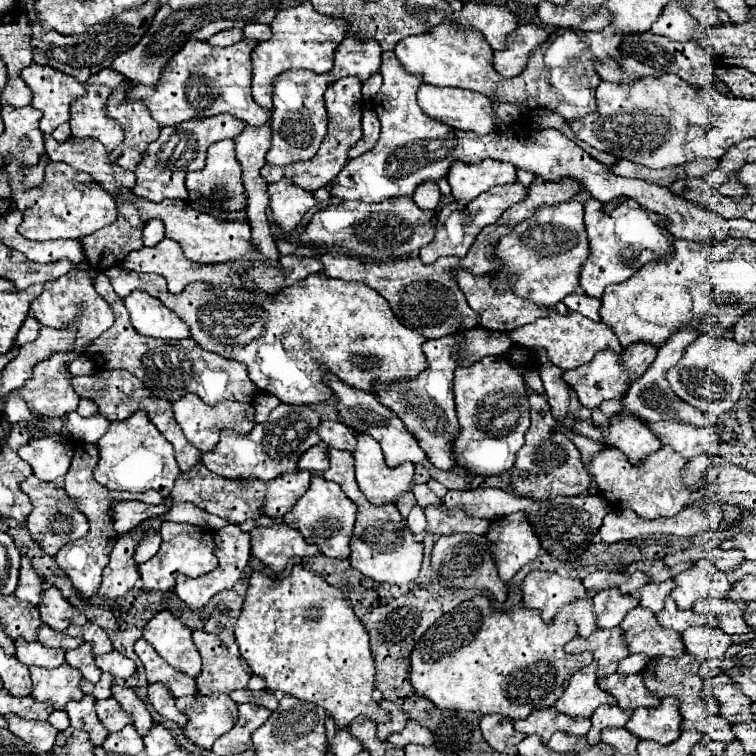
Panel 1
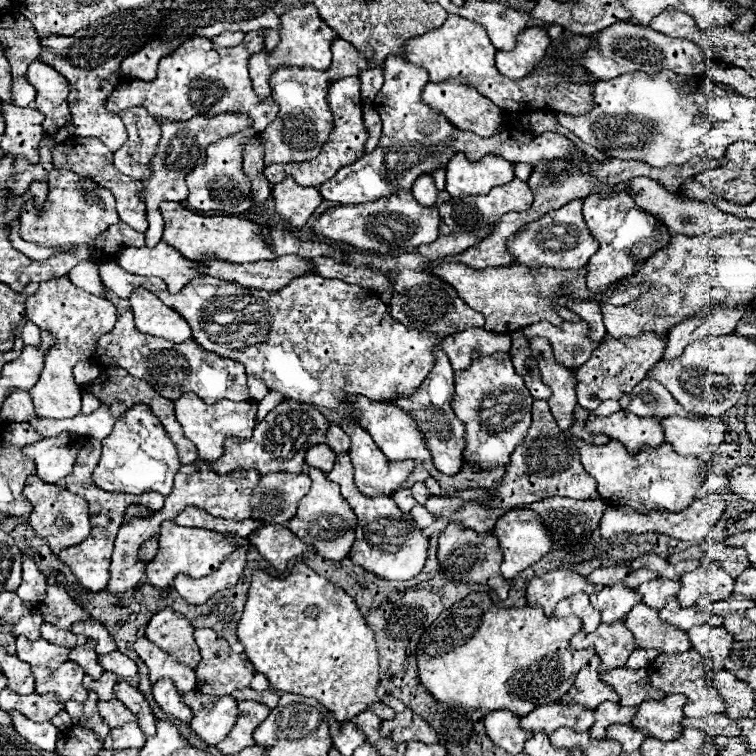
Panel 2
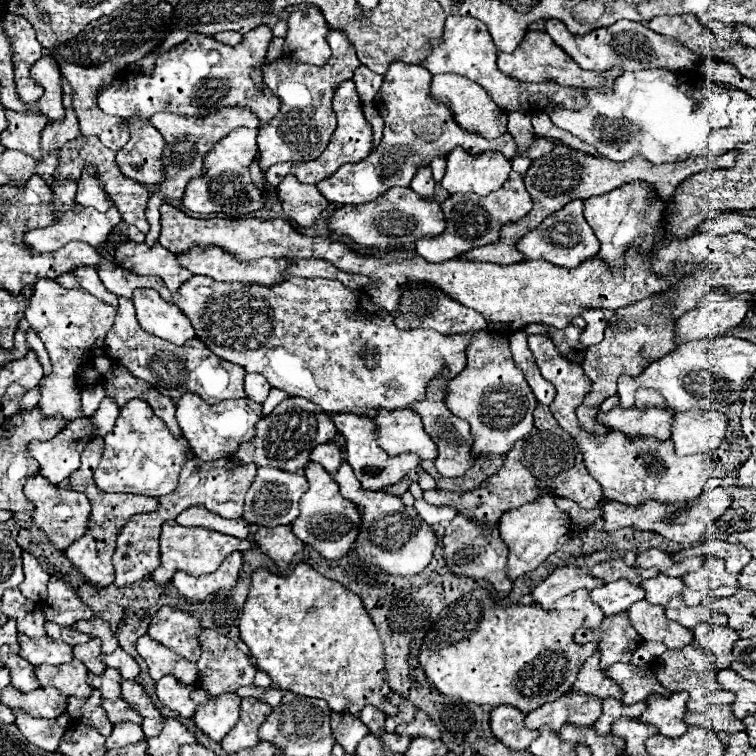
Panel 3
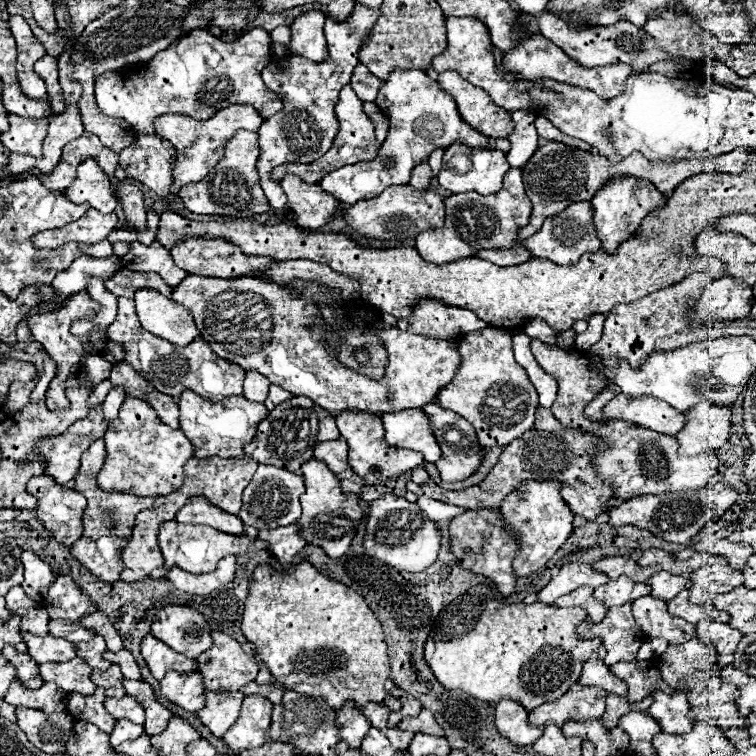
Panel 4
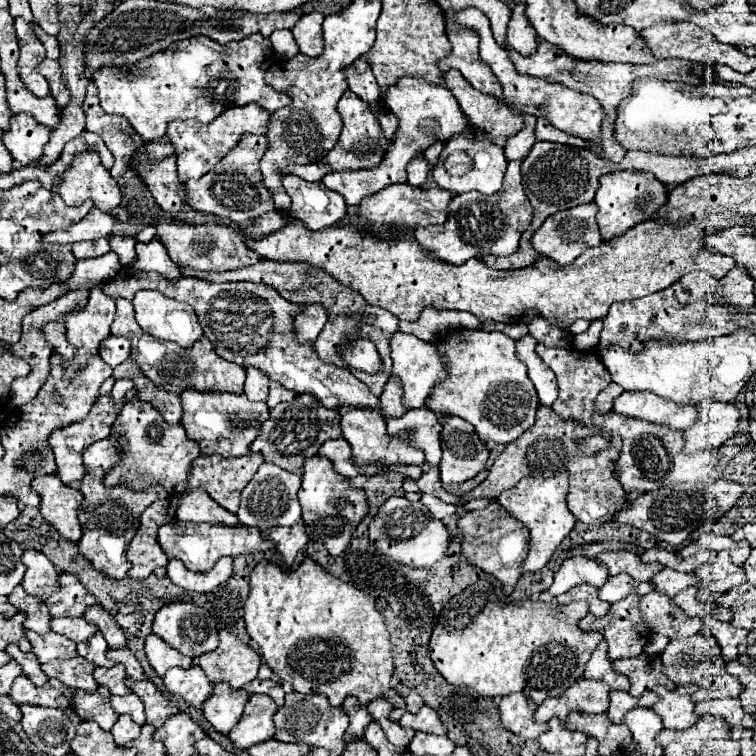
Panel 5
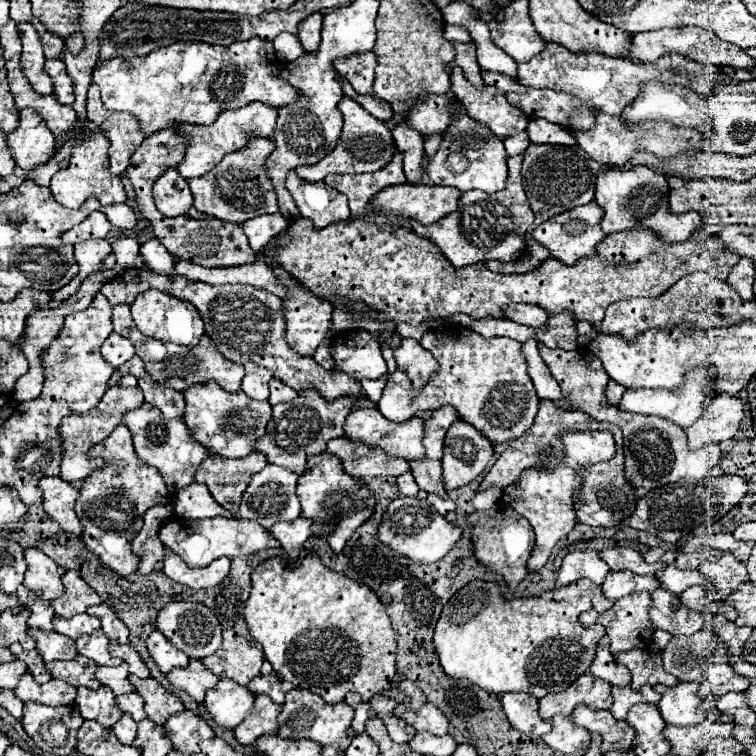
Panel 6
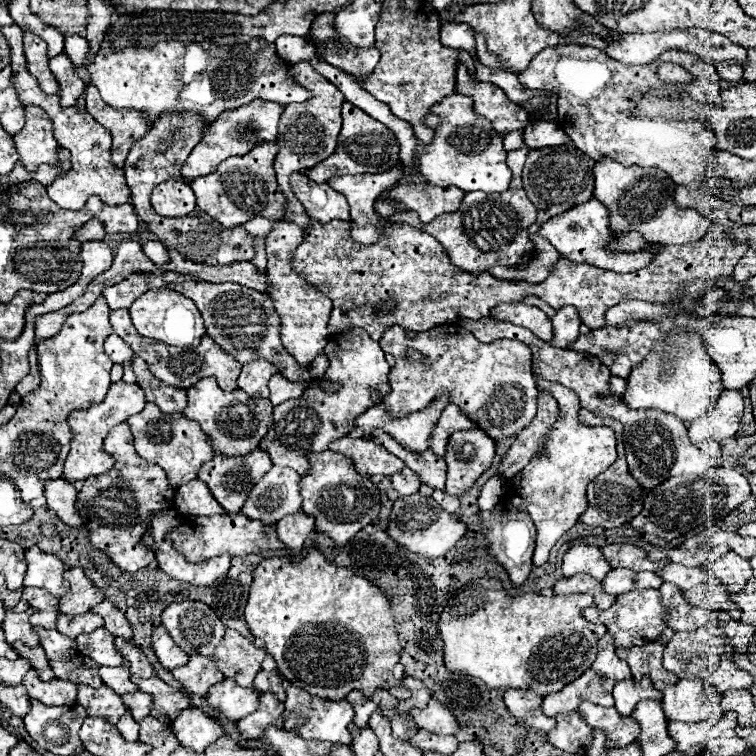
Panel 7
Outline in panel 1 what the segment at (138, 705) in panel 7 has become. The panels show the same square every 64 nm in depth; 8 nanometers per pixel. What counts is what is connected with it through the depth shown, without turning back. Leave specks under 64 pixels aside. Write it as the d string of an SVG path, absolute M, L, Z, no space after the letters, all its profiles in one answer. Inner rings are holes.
M114 698L98 700L96 702L96 712L98 712L98 718L106 726L108 732L122 730L126 724L134 722L134 720L130 720L130 716L126 716L126 712L120 708L120 704Z

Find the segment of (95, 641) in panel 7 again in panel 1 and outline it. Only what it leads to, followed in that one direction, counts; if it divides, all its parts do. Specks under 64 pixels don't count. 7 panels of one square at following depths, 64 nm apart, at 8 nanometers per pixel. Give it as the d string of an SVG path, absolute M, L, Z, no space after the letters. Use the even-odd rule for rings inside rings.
M84 642L80 648L76 650L68 650L66 652L66 662L74 668L78 668L82 672L84 678L88 678L92 684L96 684L100 680L102 670L94 664L94 654L92 654L92 644Z

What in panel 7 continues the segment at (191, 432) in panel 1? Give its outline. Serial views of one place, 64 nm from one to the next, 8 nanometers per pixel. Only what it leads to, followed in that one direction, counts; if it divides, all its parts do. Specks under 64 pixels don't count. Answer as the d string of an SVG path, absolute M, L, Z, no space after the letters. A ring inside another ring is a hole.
M214 376L198 380L198 384L190 386L186 392L188 392L188 406L184 408L184 414L200 424L200 428L210 436L210 442L218 454L244 456L256 450L260 440L272 426L272 404L268 398L254 400L252 396L246 396L246 392L242 390L224 392L218 388Z

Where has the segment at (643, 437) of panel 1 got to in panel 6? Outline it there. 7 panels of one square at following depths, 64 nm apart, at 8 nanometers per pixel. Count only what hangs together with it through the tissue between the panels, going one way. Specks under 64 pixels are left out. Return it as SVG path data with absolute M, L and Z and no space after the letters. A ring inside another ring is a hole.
M692 368L690 372L686 372L686 382L682 382L682 388L674 388L674 390L666 390L666 388L628 388L618 404L620 410L626 412L638 412L638 414L650 414L650 416L662 416L668 418L672 422L676 422L682 428L688 428L690 424L694 424L698 420L698 416L702 416L706 400L714 398L714 368Z

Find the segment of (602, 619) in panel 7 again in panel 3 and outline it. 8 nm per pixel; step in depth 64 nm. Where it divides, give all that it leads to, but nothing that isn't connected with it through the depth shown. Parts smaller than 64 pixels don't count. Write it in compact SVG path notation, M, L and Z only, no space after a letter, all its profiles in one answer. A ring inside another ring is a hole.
M618 612L614 616L608 616L602 620L600 628L590 632L590 628L578 628L576 642L586 644L592 640L598 640L598 648L602 650L600 666L606 670L616 662L630 662L632 654L640 646L642 638L628 622L628 612Z

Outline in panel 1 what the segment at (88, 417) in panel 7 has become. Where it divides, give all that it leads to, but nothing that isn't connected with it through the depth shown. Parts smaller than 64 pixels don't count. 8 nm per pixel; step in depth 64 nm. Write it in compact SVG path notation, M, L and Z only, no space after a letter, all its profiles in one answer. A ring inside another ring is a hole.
M48 436L42 440L32 440L30 444L22 446L18 454L32 466L36 478L44 482L56 482L68 472L74 448L78 444L80 444L78 440L72 442L62 440L60 436Z

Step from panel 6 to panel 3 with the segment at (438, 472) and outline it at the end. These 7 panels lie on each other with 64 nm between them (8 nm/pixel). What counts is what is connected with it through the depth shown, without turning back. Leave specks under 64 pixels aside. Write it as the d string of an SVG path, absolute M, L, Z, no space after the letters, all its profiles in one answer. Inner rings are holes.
M538 404L534 410L534 428L528 438L522 438L510 448L510 452L504 456L502 468L492 474L486 482L482 482L478 488L466 490L466 492L448 492L448 490L426 490L424 500L436 506L454 506L460 510L460 514L468 516L470 520L478 520L484 524L496 524L504 510L508 508L520 508L522 504L528 504L536 498L536 490L548 486L556 496L574 500L580 508L596 508L602 498L602 486L588 474L584 466L582 452L576 444L576 440L558 426L548 406Z

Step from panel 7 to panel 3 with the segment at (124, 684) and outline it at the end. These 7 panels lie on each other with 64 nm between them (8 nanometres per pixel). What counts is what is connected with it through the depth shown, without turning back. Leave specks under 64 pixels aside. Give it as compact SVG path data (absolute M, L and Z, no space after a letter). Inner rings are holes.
M106 668L106 672L102 676L94 676L94 674L88 674L88 684L96 690L102 692L102 698L106 700L118 700L120 698L120 682L122 678L118 676L118 670L116 668Z

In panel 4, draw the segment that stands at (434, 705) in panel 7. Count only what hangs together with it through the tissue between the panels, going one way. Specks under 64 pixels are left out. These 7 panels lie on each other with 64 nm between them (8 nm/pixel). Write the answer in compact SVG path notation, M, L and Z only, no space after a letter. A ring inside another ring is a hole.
M422 708L422 712L416 718L410 718L410 716L402 718L398 728L412 730L412 732L422 732L422 734L432 734L432 736L444 736L444 730L440 728L440 724L432 716L432 712L426 710L426 708Z

